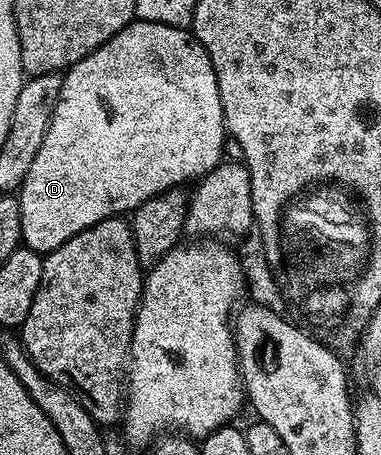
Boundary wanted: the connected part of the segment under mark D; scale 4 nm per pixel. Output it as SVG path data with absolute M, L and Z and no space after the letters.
M132 20L129 26L128 23L121 25L120 31L110 40L106 40L106 44L90 52L90 56L78 60L78 64L68 67L64 74L62 88L58 92L58 104L54 104L54 116L50 120L50 128L46 128L46 140L42 140L42 148L38 148L38 156L34 156L34 164L30 172L26 172L26 180L18 191L20 237L23 245L29 250L36 250L41 256L46 255L54 248L66 244L70 236L78 236L78 232L102 220L131 215L152 197L172 187L183 187L191 178L201 179L225 157L224 138L226 142L222 100L218 96L218 80L214 76L214 68L210 64L206 48L202 48L202 44L192 35L191 29L139 20Z

